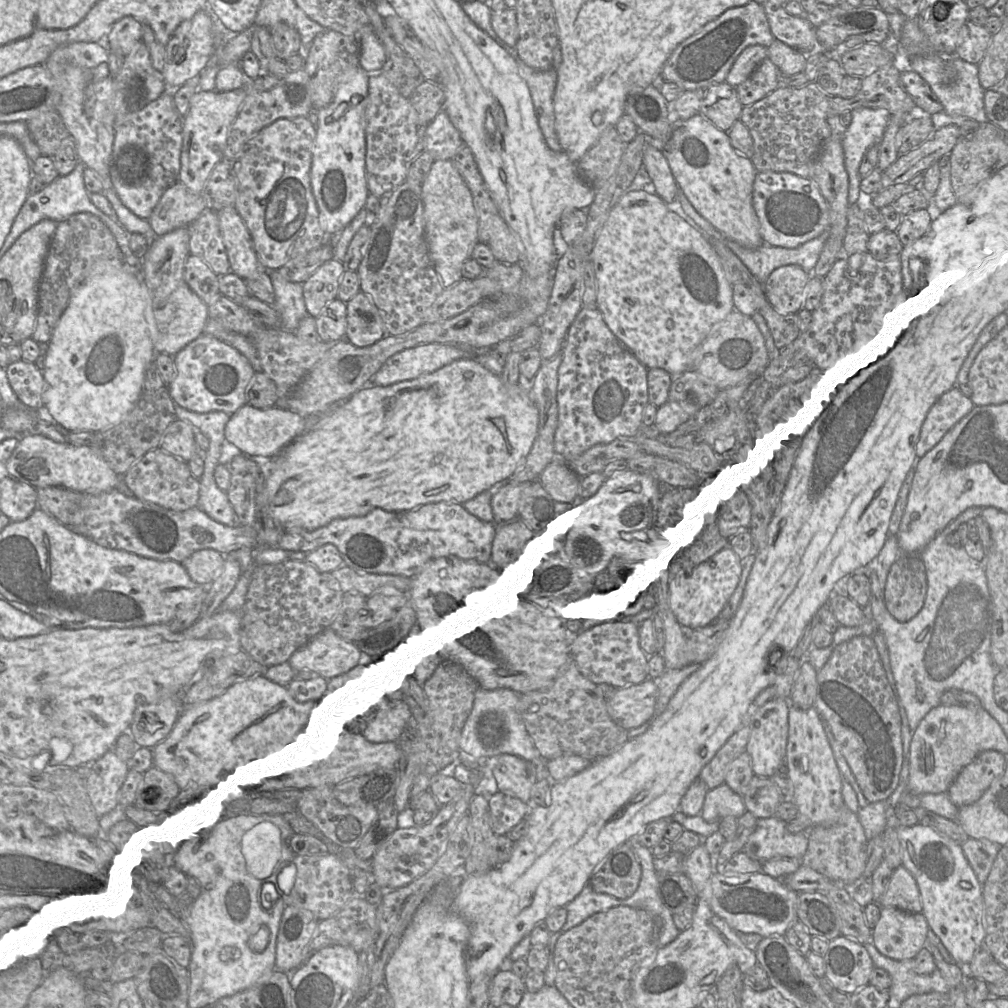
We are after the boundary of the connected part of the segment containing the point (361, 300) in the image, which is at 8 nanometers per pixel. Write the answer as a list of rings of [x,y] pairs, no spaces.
[[[359,292],[346,302],[345,339],[357,347],[367,347],[386,336],[384,322],[371,298]]]

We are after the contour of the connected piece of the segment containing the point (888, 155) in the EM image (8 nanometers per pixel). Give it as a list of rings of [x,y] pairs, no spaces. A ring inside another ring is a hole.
[[[915,106],[908,115],[891,117],[891,125],[889,125],[884,139],[879,145],[879,169],[881,173],[884,173],[893,166],[900,157],[896,138],[898,131],[905,126],[909,120],[920,119],[923,116],[926,116],[926,114]],[[893,117],[897,120],[895,123],[893,122]]]

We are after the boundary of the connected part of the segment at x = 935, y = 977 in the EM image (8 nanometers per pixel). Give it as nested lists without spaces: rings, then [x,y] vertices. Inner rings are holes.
[[[871,940],[864,946],[874,967],[884,969],[890,975],[892,983],[888,991],[895,1006],[899,1006],[904,1000],[915,994],[948,992],[947,983],[938,968],[931,974],[921,975],[914,970],[914,959],[898,961],[886,957],[877,950]]]

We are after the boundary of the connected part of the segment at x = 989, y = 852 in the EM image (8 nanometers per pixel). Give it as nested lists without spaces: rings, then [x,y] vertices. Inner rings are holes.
[[[969,838],[960,845],[979,883],[983,884],[1002,845],[974,838]]]

